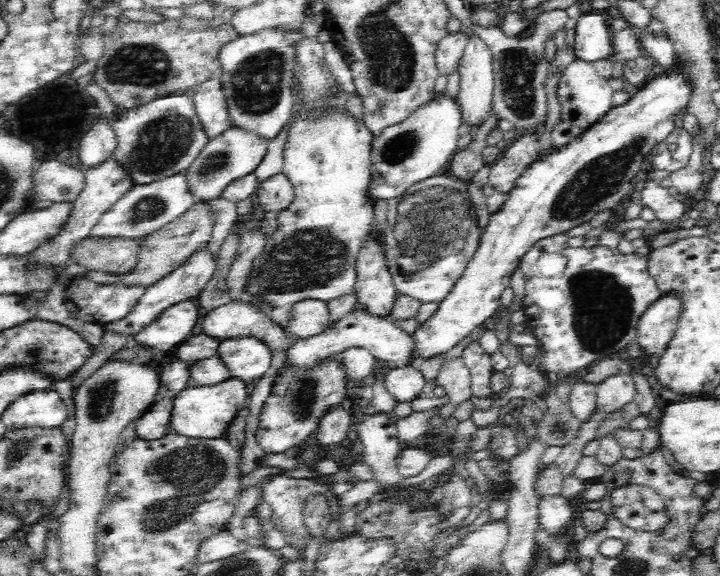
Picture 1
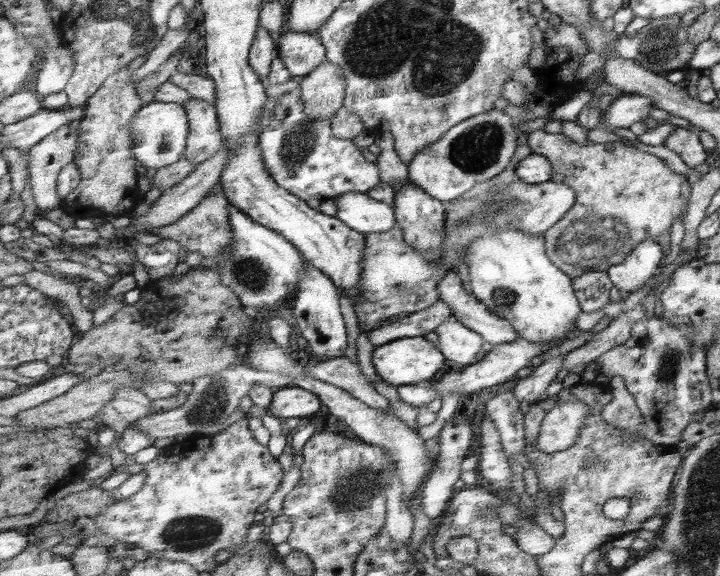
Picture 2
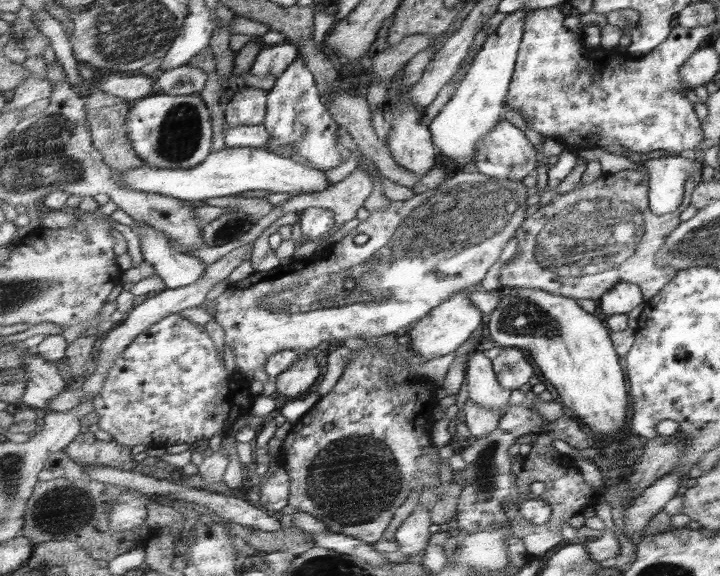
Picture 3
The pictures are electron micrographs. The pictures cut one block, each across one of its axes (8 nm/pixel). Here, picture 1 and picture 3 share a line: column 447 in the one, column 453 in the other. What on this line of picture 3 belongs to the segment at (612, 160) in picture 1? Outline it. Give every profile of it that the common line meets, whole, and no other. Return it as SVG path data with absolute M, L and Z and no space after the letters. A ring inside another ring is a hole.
M471 291L459 292L459 294L451 296L447 302L435 306L425 318L421 318L416 323L408 332L410 340L407 345L427 360L447 356L447 354L455 352L457 348L461 348L473 336L473 332L476 332L482 326L482 313L482 310L479 310L477 306L473 306Z

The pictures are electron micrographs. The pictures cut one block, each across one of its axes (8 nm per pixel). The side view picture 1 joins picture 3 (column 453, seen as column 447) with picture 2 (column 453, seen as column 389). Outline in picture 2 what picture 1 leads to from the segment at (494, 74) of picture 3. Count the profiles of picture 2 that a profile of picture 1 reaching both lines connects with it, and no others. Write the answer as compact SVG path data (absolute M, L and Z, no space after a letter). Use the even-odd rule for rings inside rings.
M494 108L451 128L445 138L417 154L408 164L409 179L447 205L471 190L477 182L489 180L503 172L511 164L517 145L519 132L515 131L511 116Z

